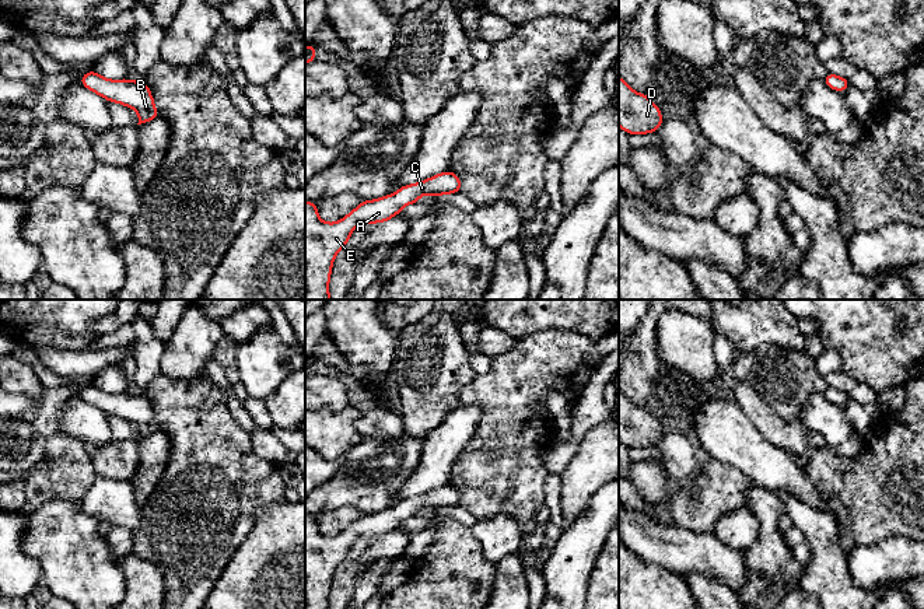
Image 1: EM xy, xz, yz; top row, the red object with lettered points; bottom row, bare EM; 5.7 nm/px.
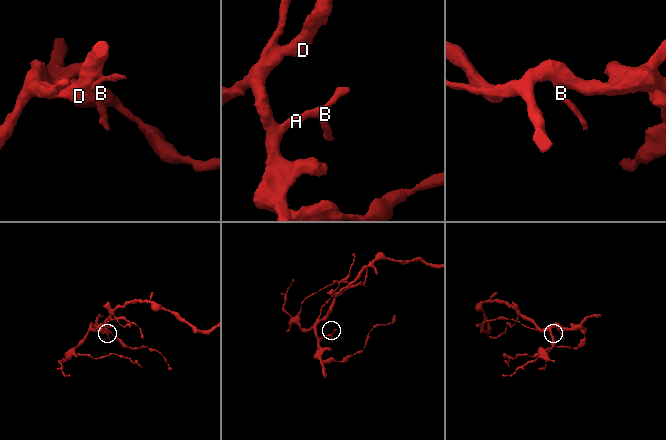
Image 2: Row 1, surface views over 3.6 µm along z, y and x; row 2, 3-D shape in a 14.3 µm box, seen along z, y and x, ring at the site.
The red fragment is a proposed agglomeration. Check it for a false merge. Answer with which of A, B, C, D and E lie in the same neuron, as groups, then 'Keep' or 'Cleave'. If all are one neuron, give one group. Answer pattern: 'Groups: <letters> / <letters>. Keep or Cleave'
Groups: A B C D E. Keep

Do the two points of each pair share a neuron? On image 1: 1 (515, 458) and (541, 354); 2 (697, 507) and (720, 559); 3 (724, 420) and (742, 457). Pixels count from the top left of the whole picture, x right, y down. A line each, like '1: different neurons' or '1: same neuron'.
1: same neuron
2: different neurons
3: same neuron

